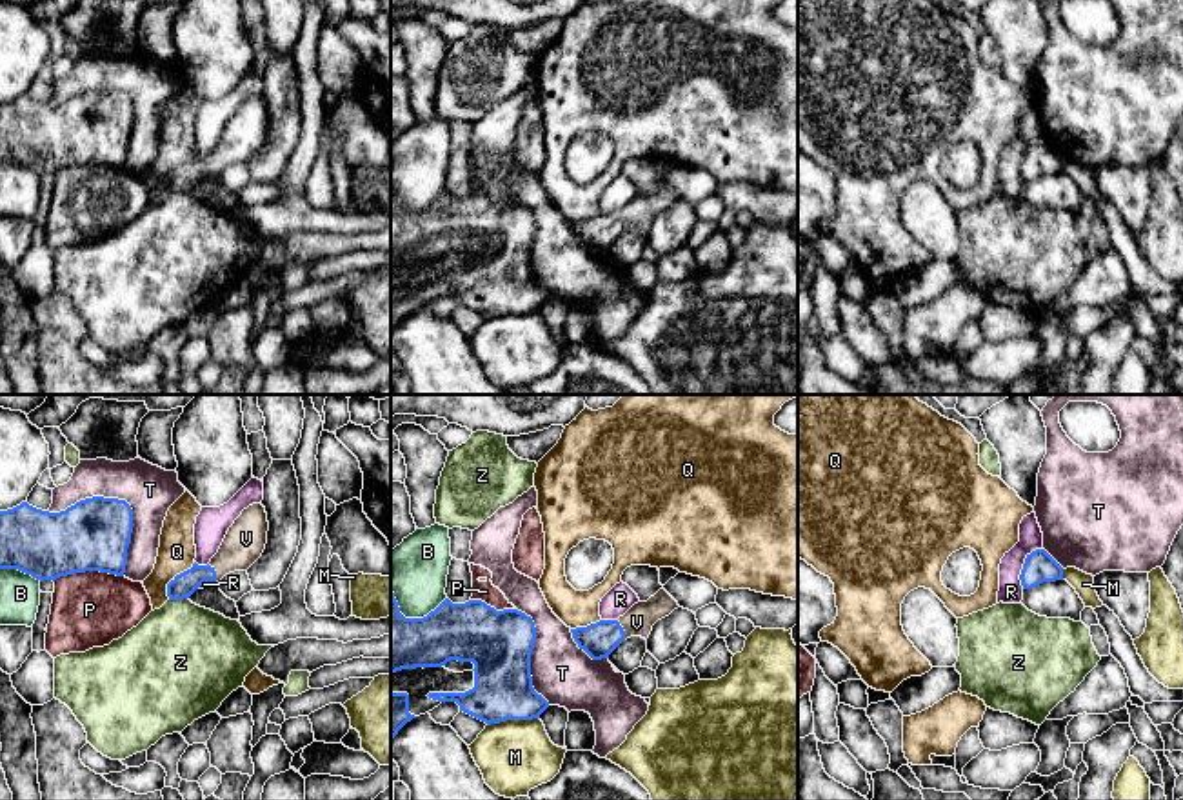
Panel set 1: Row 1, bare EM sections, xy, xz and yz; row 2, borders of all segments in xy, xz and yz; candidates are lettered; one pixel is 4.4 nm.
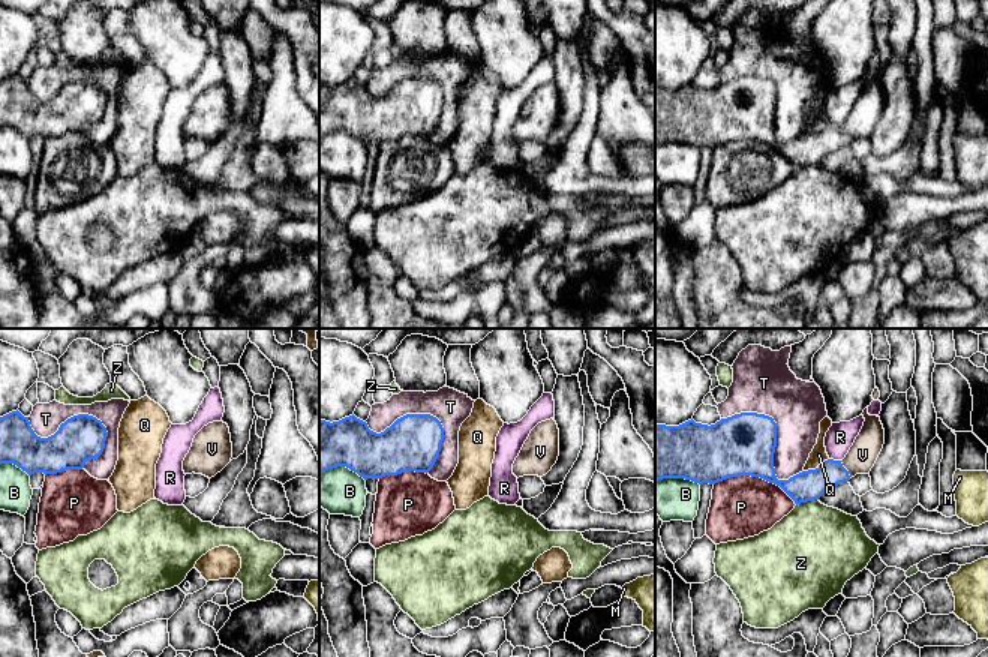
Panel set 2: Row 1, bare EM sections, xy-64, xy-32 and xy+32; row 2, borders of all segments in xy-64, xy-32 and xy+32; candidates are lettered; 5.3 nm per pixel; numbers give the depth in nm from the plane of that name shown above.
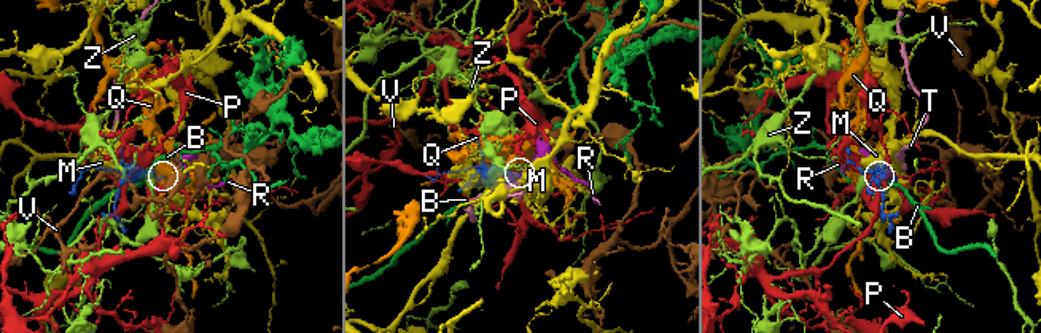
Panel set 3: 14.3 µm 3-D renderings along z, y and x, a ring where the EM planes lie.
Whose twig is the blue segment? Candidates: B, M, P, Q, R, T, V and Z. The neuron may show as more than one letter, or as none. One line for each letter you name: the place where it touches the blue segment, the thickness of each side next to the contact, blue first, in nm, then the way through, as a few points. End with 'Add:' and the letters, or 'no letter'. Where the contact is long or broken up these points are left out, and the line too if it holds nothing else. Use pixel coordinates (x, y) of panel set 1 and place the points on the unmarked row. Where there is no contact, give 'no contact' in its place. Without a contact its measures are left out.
V: xy (215, 166) | 110/180 nm | across xy (184, 177), (200, 166), (215, 166), (246, 131)
Add: V

